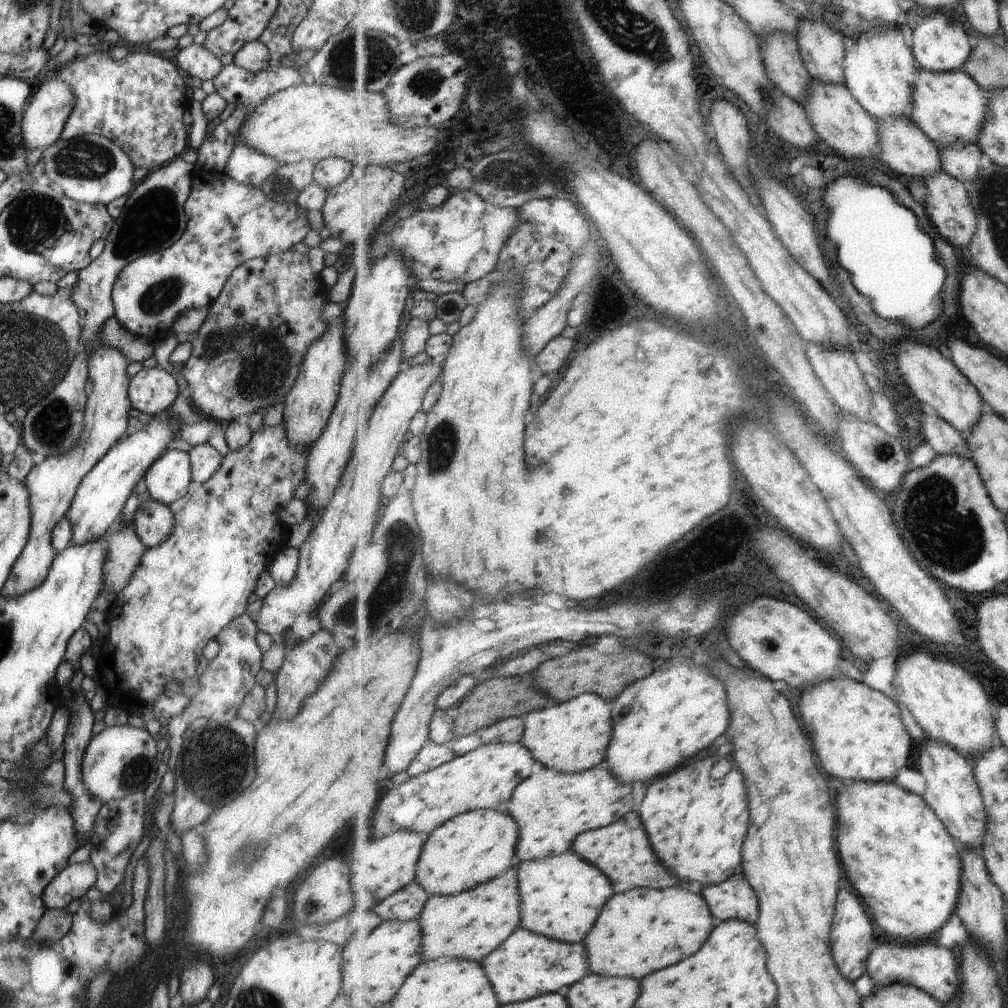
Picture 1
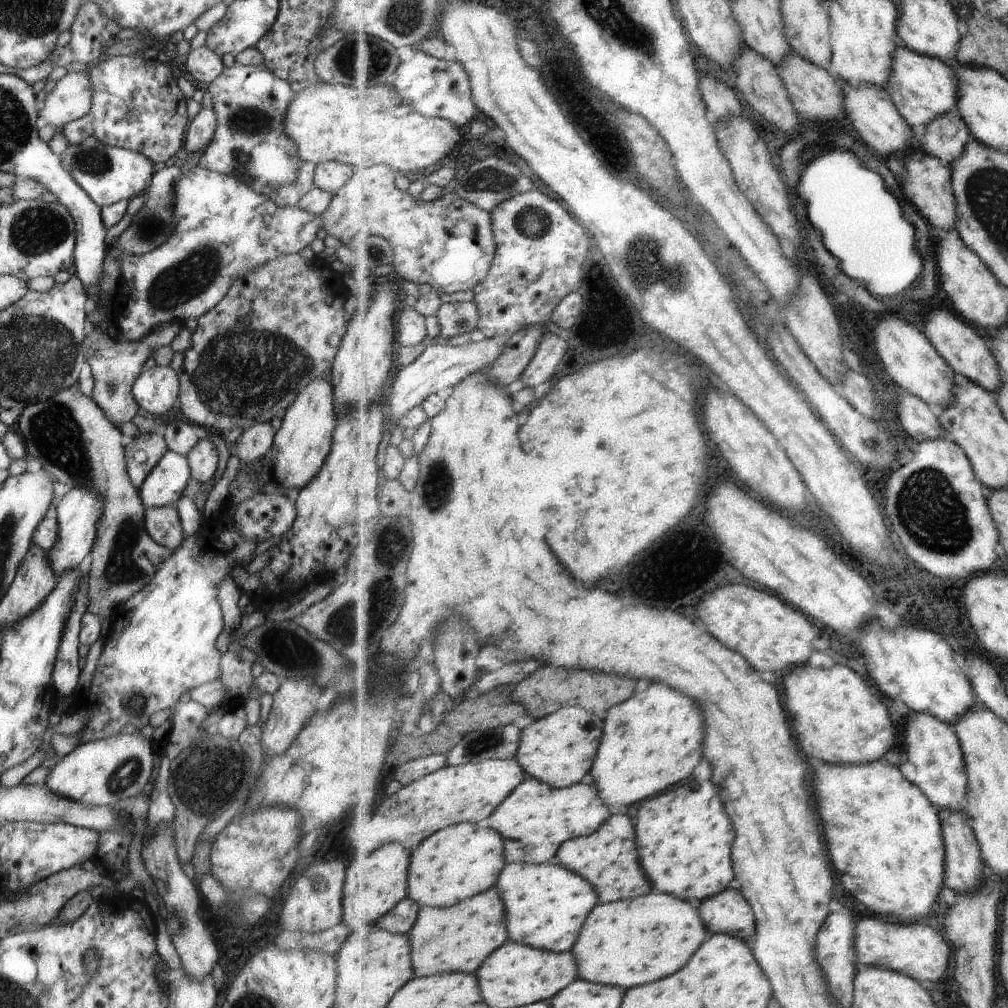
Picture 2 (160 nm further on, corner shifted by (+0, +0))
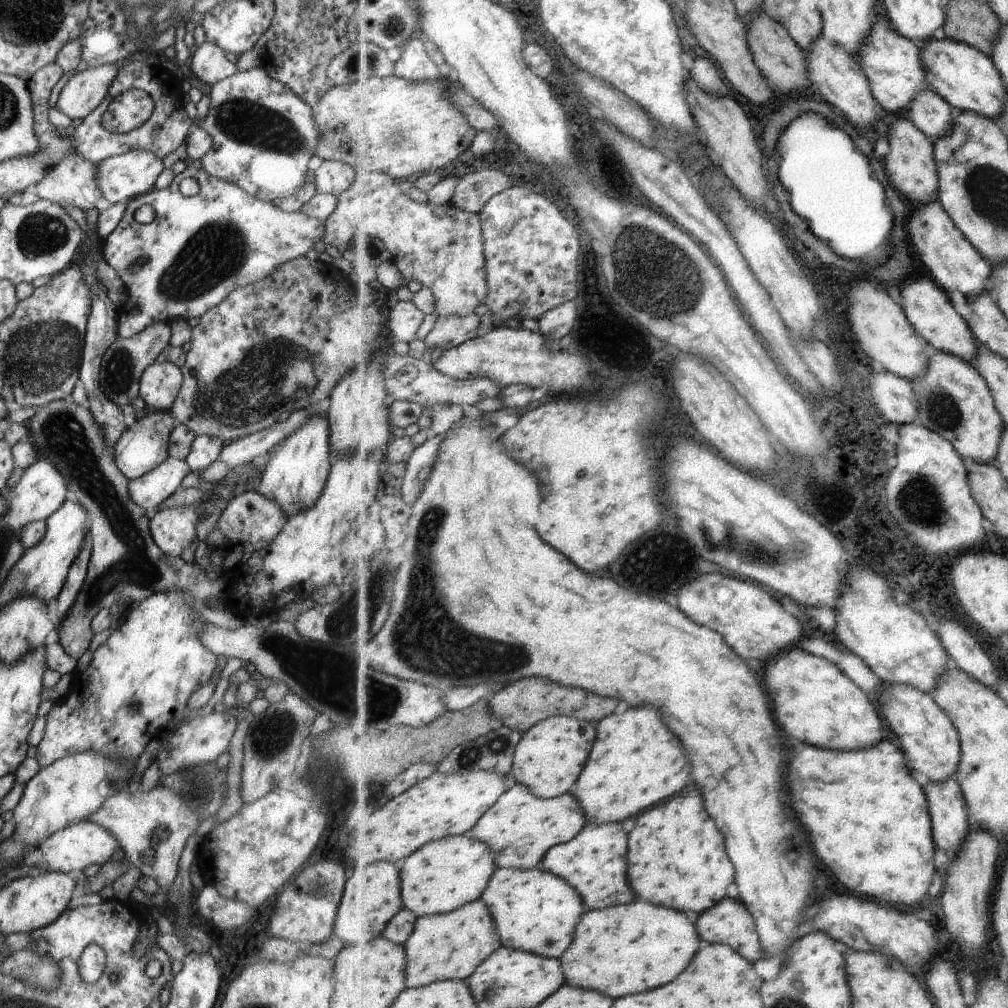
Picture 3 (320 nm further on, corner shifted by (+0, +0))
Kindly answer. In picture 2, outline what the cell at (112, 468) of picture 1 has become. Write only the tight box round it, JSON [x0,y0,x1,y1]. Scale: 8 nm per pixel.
[47,488,104,580]

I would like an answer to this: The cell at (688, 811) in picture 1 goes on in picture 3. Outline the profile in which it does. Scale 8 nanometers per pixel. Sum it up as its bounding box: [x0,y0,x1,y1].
[630,796,736,914]

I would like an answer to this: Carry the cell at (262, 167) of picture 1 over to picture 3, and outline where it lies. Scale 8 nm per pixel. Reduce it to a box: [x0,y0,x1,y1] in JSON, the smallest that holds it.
[200,68,320,201]

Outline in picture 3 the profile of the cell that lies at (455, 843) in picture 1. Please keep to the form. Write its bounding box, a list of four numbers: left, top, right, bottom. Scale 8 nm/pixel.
[398,834,499,918]

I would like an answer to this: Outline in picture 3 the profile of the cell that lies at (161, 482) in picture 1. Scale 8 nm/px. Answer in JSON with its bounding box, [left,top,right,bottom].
[129,456,191,511]

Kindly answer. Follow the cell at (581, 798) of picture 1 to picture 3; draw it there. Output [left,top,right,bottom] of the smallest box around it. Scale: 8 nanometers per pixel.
[471,783,588,870]

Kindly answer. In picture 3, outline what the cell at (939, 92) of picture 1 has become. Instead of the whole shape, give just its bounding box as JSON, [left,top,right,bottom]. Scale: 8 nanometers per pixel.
[857,20,932,114]

